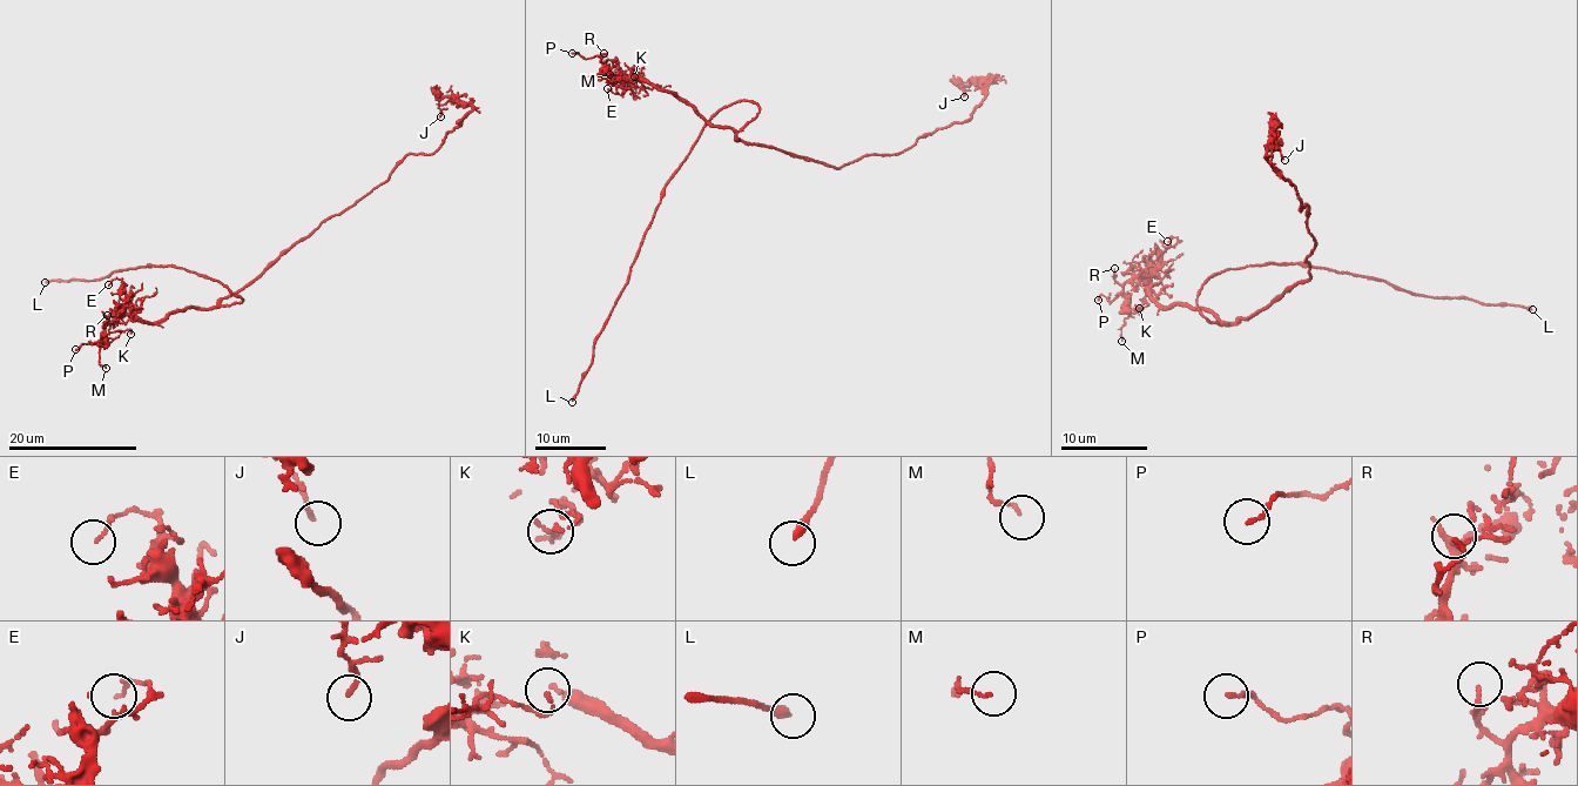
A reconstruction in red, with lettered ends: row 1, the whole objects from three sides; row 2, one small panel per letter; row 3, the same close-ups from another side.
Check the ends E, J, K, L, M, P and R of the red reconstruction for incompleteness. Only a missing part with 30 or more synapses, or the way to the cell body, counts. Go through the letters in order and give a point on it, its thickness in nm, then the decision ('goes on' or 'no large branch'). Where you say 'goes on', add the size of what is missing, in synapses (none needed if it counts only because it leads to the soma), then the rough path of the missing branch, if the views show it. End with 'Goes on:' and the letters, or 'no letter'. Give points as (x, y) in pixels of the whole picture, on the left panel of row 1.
E: at (108, 284); 100 nm thick; no large branch
J: at (440, 116); 140 nm thick; no large branch
K: at (130, 334); 110 nm thick; no large branch
L: at (45, 282); 260 nm thick; goes on
M: at (106, 368); 100 nm thick; no large branch
P: at (75, 349); 150 nm thick; no large branch
R: at (107, 315); 150 nm thick; no large branch
Goes on: L

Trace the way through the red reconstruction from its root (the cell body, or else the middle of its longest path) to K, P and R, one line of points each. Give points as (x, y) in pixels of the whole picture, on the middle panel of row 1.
K: (742, 141), (732, 129), (710, 126), (689, 106), (646, 81), (611, 84), (624, 79), (634, 82), (634, 76)
P: (742, 141), (732, 129), (710, 126), (668, 92), (631, 76), (616, 78), (599, 55), (584, 59), (572, 53)
R: (742, 141), (732, 129), (710, 126), (668, 92), (631, 76), (616, 78), (601, 60), (604, 53)

